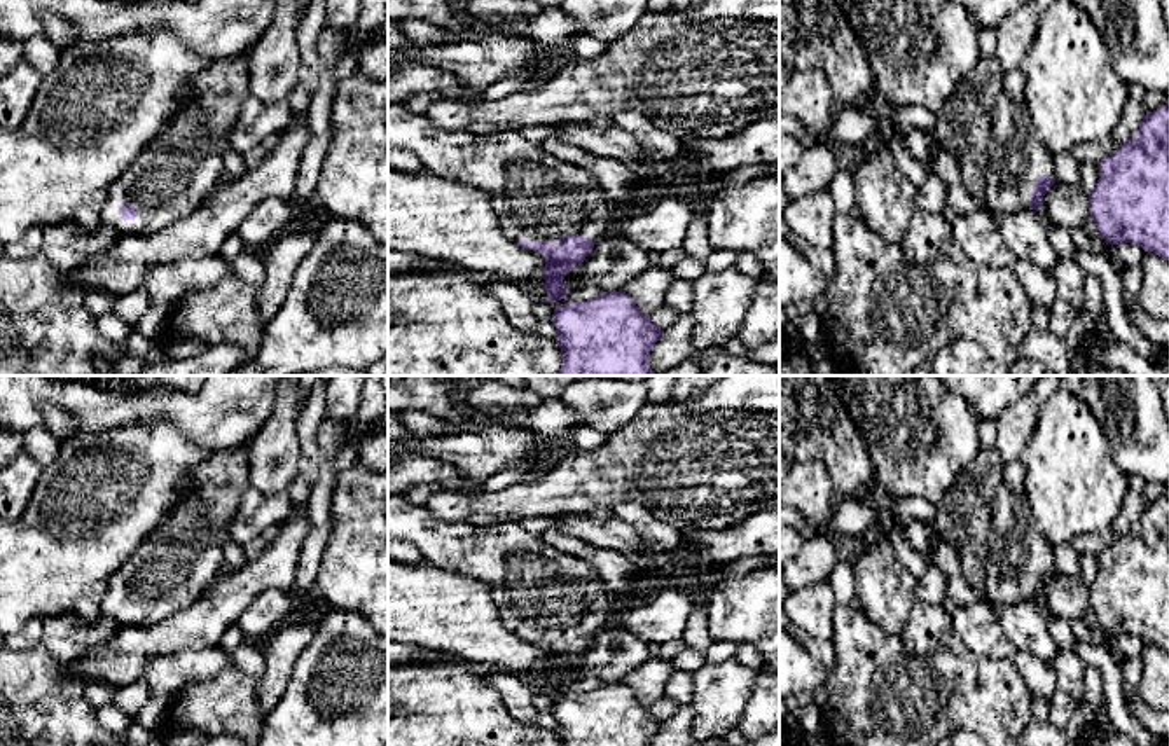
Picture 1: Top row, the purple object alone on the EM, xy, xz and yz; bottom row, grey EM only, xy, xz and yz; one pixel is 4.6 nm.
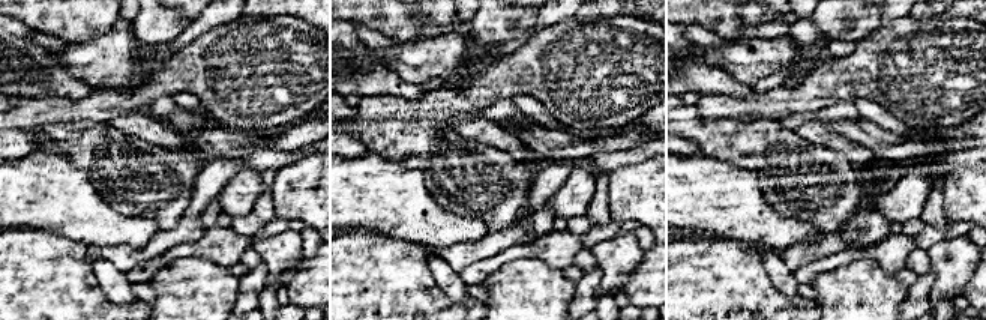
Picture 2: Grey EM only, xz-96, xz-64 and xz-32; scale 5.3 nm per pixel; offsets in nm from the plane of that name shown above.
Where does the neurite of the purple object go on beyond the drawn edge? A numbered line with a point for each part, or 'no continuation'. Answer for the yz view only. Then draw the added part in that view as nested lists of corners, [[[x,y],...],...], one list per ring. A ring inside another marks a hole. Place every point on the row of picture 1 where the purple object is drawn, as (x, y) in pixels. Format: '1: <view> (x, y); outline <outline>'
1: yz (984, 126); outline [[[996,56],[980,58],[935,121],[937,145],[958,162],[966,189],[994,218],[1029,208],[1038,175],[1055,178],[1050,154],[1033,135],[1024,93],[1026,79],[1019,70],[1005,70]]]

